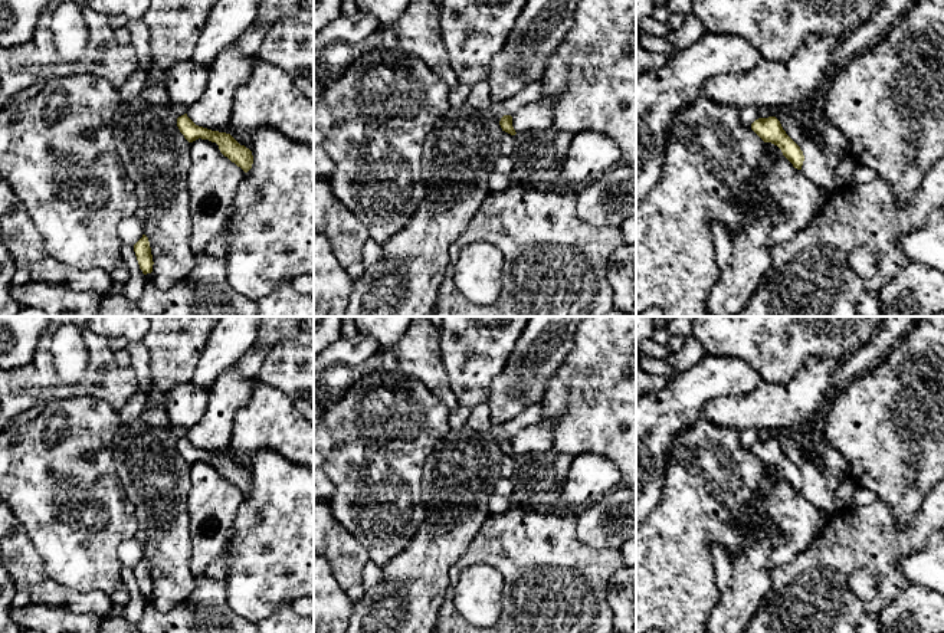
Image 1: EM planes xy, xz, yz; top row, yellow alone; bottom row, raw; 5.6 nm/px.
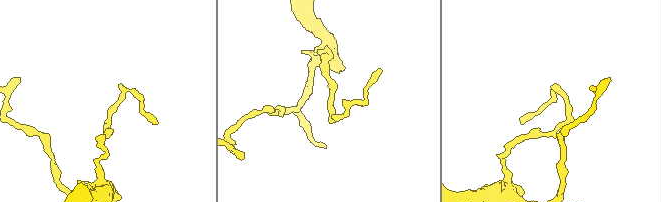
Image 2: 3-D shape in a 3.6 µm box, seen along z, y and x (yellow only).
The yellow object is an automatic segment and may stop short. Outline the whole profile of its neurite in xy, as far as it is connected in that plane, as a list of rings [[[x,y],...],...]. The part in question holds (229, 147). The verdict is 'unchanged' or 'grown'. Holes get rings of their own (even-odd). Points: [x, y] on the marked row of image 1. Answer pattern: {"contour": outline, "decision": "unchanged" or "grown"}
{"contour": [[[187,114],[177,118],[177,127],[189,142],[193,142],[199,138],[216,142],[220,152],[240,167],[245,173],[252,168],[252,151],[245,145],[240,145],[230,134],[199,127],[187,117]]], "decision": "unchanged"}

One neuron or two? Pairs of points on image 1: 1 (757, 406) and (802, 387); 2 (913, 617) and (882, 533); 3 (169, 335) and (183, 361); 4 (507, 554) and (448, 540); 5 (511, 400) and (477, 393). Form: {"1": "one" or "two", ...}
{"1": "one", "2": "two", "3": "one", "4": "two", "5": "two"}

